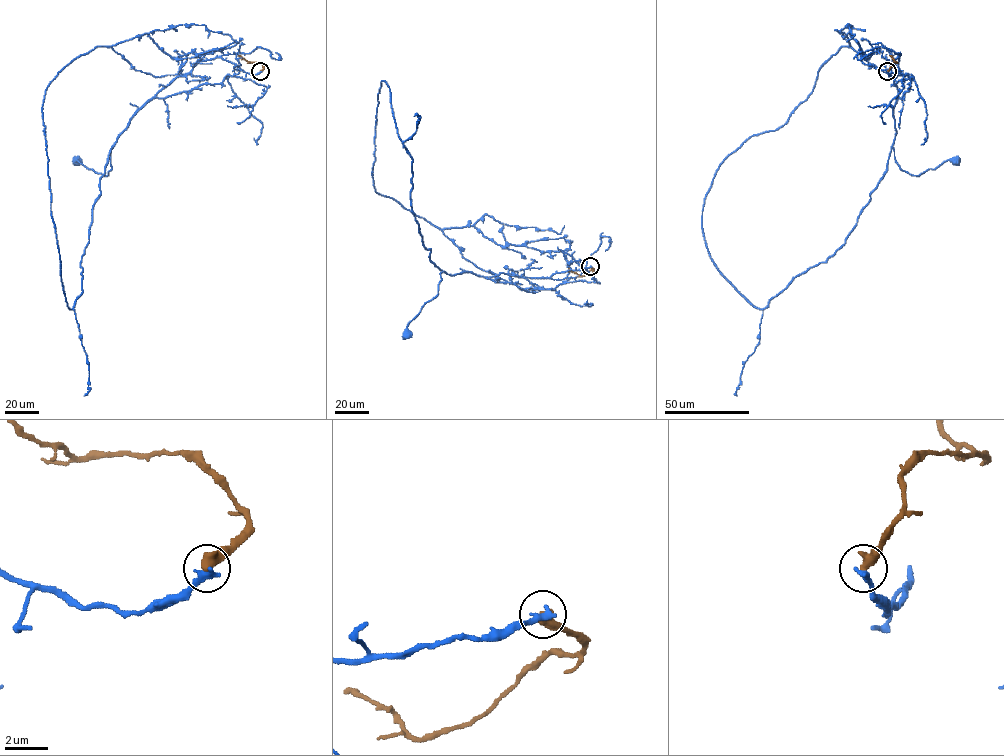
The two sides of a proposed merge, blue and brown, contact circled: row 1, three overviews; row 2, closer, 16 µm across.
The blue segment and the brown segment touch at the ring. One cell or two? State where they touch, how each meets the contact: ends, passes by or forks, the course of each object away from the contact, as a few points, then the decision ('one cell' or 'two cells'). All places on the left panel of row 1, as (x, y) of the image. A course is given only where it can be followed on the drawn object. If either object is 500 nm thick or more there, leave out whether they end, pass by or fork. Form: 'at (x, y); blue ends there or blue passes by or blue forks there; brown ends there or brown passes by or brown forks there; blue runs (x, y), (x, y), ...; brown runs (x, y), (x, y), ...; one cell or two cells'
at (260, 71); blue runs (260, 71), (250, 74), (219, 57), (200, 60), (134, 115), (110, 152), (108, 175), (88, 169), (77, 159); brown runs (260, 71), (264, 67), (259, 62), (239, 56); two cells

